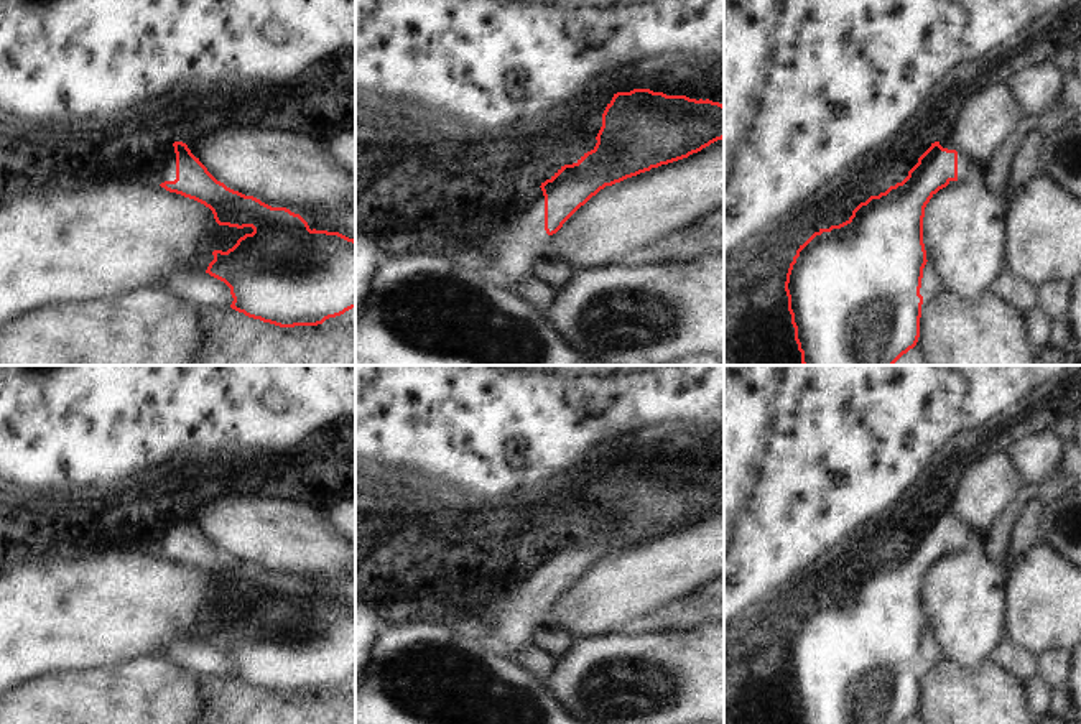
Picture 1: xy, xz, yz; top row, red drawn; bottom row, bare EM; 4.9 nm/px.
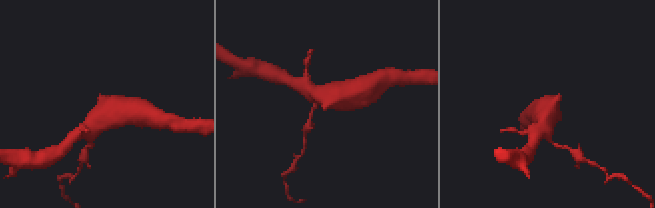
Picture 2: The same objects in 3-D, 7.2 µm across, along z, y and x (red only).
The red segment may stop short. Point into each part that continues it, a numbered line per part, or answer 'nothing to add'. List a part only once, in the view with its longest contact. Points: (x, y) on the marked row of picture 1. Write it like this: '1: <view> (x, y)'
1: yz (966, 171)

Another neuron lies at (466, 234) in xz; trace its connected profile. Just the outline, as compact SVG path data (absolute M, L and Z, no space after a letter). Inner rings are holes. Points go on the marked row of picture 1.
M476 207L449 216L433 230L426 224L403 224L395 235L403 247L425 247L429 240L434 250L477 263L485 247L499 235L507 220L508 216L505 214Z

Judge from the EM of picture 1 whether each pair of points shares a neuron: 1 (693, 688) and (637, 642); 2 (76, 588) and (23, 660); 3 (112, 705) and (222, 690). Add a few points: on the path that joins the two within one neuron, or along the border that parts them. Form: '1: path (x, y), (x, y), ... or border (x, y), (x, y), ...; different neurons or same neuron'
1: path (680, 675), (662, 659), (650, 655); same neuron
2: path (58, 606), (23, 642); same neuron
3: border (194, 677), (203, 706); different neurons

